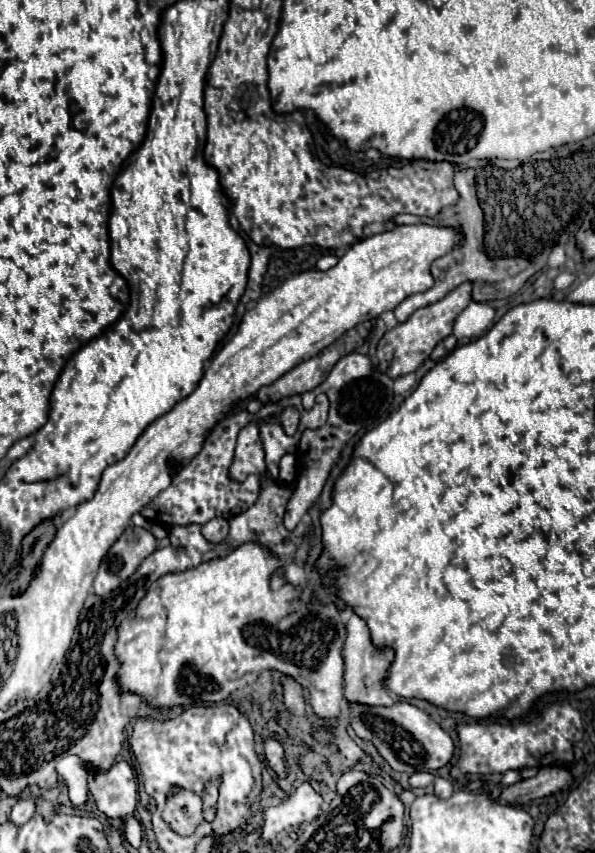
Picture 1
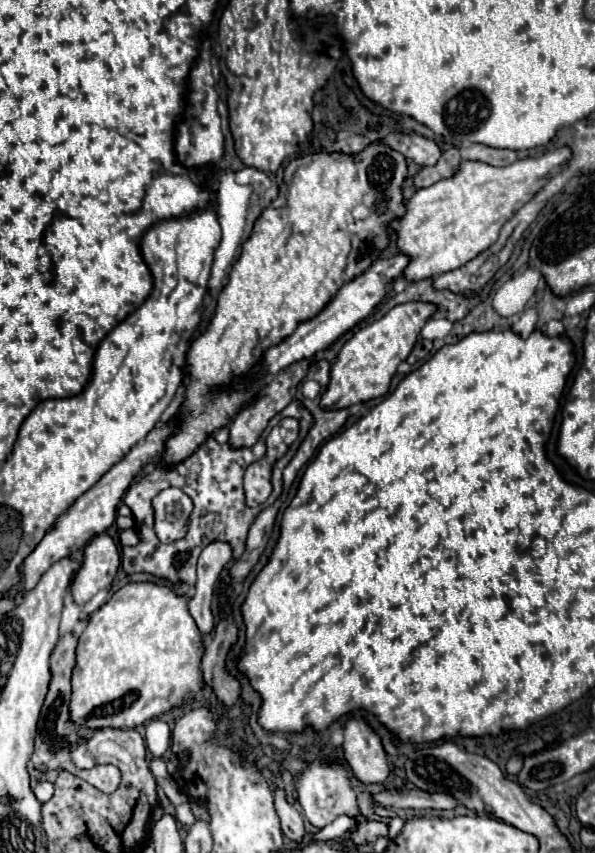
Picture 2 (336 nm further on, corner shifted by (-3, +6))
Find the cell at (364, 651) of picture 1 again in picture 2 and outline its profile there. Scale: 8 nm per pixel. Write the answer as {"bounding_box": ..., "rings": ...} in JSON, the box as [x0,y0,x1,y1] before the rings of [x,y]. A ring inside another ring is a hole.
{"bounding_box":[342,720,390,784],"rings":[[[348,720],[342,748],[346,766],[362,784],[382,784],[388,778],[390,768],[380,736],[364,720]]]}

